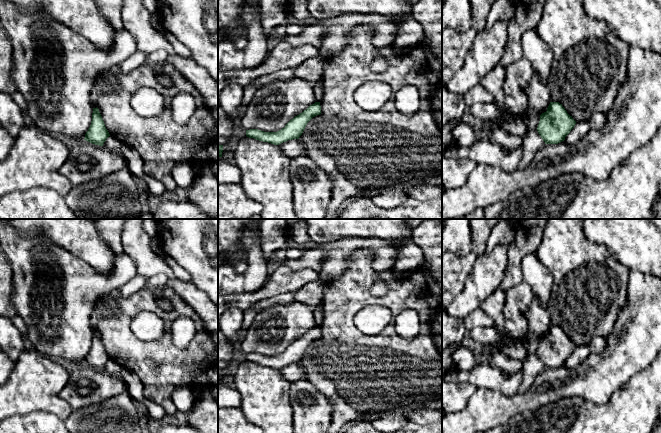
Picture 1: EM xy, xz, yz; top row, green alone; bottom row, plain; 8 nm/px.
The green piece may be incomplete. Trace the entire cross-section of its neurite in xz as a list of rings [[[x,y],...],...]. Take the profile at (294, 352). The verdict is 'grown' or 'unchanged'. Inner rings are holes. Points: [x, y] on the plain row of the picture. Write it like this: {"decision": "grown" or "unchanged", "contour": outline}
{"decision": "unchanged", "contour": [[[320,326],[310,329],[299,339],[291,343],[284,352],[277,356],[264,356],[258,353],[246,354],[246,360],[259,365],[279,369],[293,363],[299,363],[307,347],[315,340],[321,338]]]}

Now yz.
{"decision": "unchanged", "contour": [[[550,326],[547,335],[540,339],[537,355],[545,368],[558,368],[574,352],[576,345],[559,326]]]}

